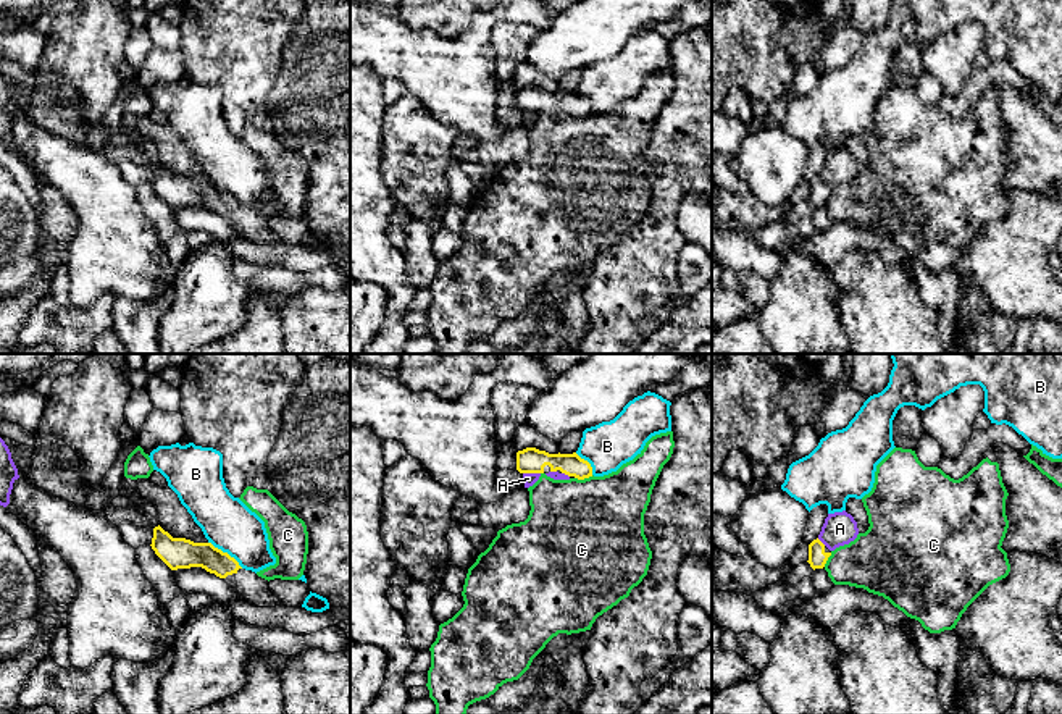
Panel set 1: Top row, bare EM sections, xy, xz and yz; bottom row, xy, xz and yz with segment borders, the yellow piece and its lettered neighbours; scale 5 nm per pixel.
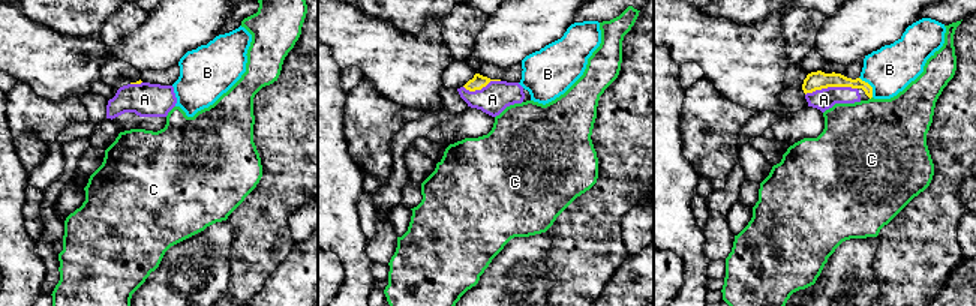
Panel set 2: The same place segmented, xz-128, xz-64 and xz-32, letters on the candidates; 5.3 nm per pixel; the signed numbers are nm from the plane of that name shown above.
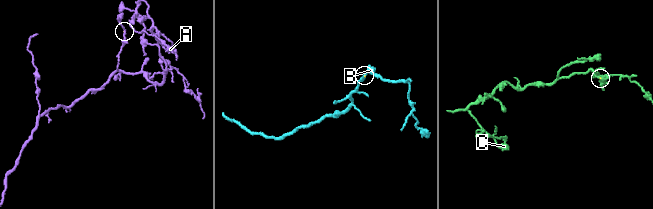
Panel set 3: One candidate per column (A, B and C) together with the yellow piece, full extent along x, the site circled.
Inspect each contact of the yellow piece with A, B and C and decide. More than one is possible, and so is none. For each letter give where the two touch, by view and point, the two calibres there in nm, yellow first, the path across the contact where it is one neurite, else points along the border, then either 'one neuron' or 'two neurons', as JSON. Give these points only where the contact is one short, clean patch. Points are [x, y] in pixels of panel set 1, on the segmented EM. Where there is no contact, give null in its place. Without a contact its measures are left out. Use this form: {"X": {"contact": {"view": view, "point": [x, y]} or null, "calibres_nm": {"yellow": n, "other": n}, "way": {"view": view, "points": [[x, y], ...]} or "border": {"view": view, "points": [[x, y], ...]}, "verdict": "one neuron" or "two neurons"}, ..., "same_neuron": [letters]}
{"A": {"contact": {"view": "xz", "point": [531, 472]}, "calibres_nm": {"yellow": 130, "other": 60}, "way": {"view": "xz", "points": [[528, 461], [531, 472], [528, 478]]}, "verdict": "one neuron"}, "B": {"contact": {"view": "xy", "point": [226, 553]}, "calibres_nm": {"yellow": 160, "other": 260}, "border": {"view": "xy", "points": [[209, 541], [226, 551], [242, 567]]}, "verdict": "two neurons"}, "C": {"contact": {"view": "xz", "point": [583, 478]}, "calibres_nm": {"yellow": 110, "other": 500}, "border": {"view": "xz", "points": [[593, 475], [575, 478]]}, "verdict": "two neurons"}, "same_neuron": ["A"]}

